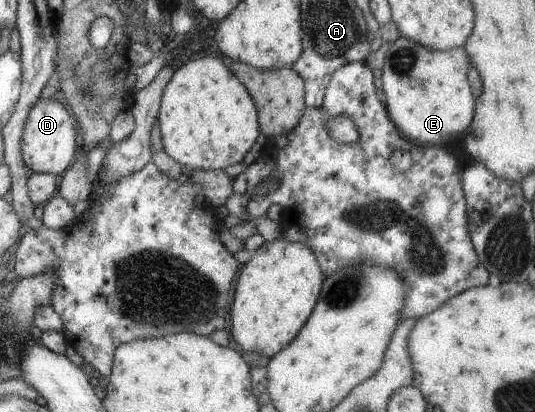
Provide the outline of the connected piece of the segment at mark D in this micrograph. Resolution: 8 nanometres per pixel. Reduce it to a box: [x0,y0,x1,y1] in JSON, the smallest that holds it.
[20,96,75,175]

